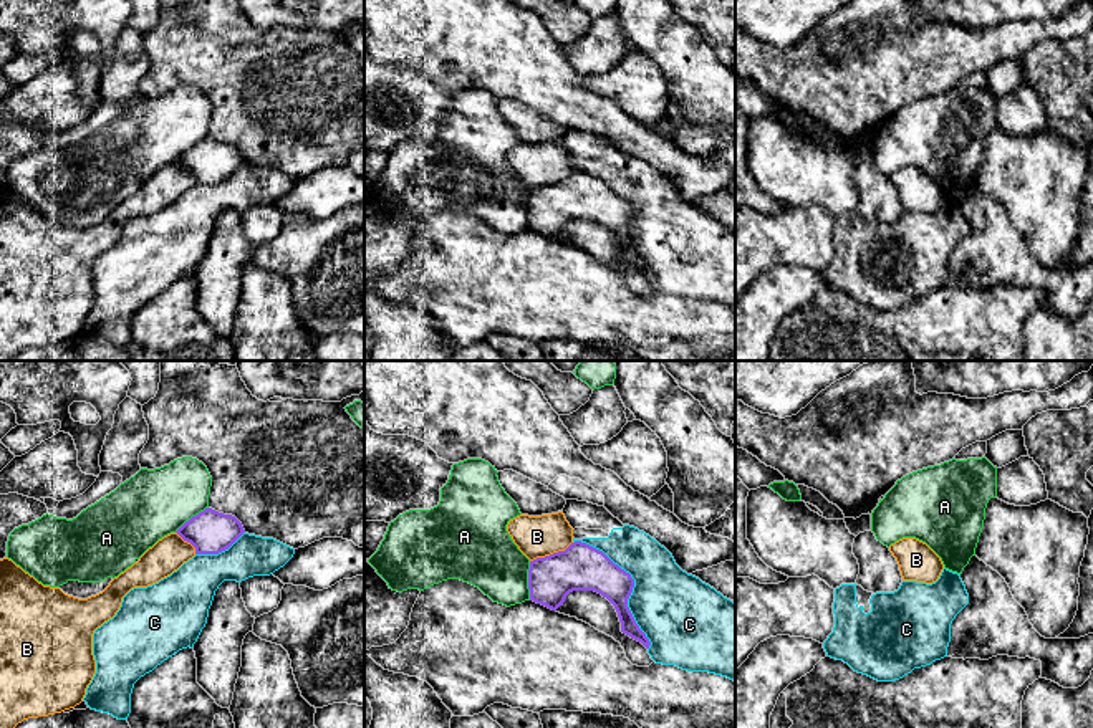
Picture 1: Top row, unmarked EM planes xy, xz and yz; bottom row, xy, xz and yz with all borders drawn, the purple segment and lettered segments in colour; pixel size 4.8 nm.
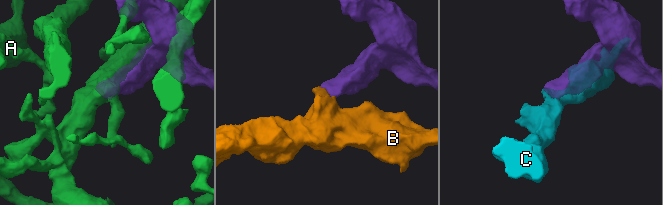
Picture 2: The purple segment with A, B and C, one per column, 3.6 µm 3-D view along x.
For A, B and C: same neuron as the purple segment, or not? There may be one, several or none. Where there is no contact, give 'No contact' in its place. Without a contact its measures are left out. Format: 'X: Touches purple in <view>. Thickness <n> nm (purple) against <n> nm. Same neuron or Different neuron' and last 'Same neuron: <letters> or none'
A: Touches purple in xz. Thickness 220 nm (purple) against 300 nm. Different neuron
B: Touches purple in xz. Thickness 220 nm (purple) against 200 nm. Different neuron
C: Touches purple in xz. Thickness 220 nm (purple) against 380 nm. Different neuron
Same neuron: none

